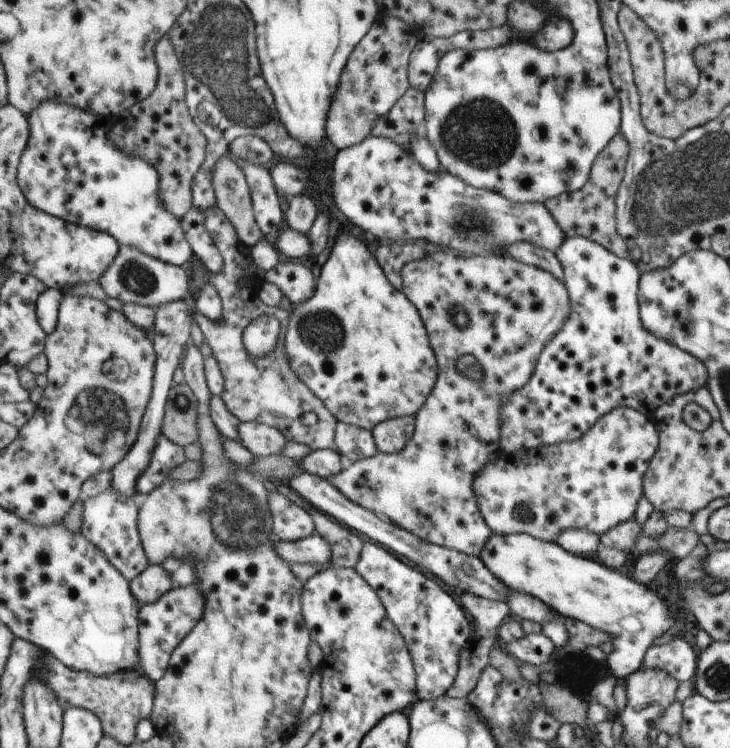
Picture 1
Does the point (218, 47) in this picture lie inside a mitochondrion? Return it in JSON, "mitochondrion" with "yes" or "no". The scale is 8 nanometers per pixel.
{"mitochondrion":"yes"}

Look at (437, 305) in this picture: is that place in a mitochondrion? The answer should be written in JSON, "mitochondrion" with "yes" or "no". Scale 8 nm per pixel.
{"mitochondrion":"no"}

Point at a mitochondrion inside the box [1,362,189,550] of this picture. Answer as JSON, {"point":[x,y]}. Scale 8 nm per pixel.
{"point":[99,420]}

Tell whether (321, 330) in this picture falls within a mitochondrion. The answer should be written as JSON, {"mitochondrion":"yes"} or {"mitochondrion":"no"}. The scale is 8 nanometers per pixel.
{"mitochondrion":"yes"}

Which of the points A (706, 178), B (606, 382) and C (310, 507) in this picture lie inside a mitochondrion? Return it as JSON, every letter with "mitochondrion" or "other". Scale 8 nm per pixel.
{"A":"mitochondrion","B":"other","C":"other"}

